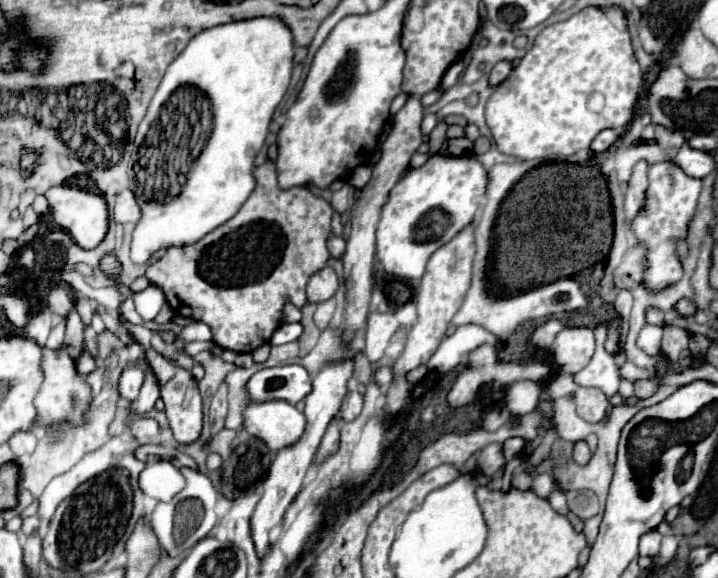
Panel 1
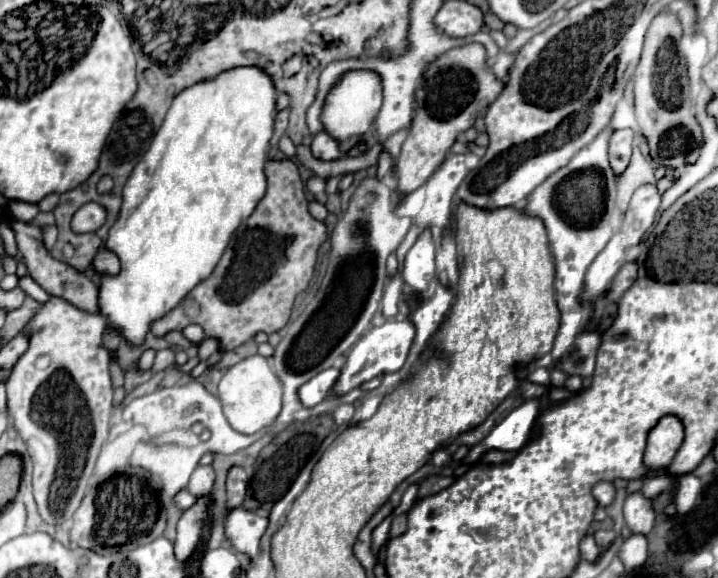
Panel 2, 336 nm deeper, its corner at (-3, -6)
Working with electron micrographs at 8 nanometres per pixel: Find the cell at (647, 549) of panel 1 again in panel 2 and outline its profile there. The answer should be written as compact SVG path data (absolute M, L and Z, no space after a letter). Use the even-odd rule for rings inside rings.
M639 491L625 499L623 513L625 513L625 523L633 533L647 535L653 529L653 523L655 523L653 505ZM639 529L643 529L643 531L639 531Z

